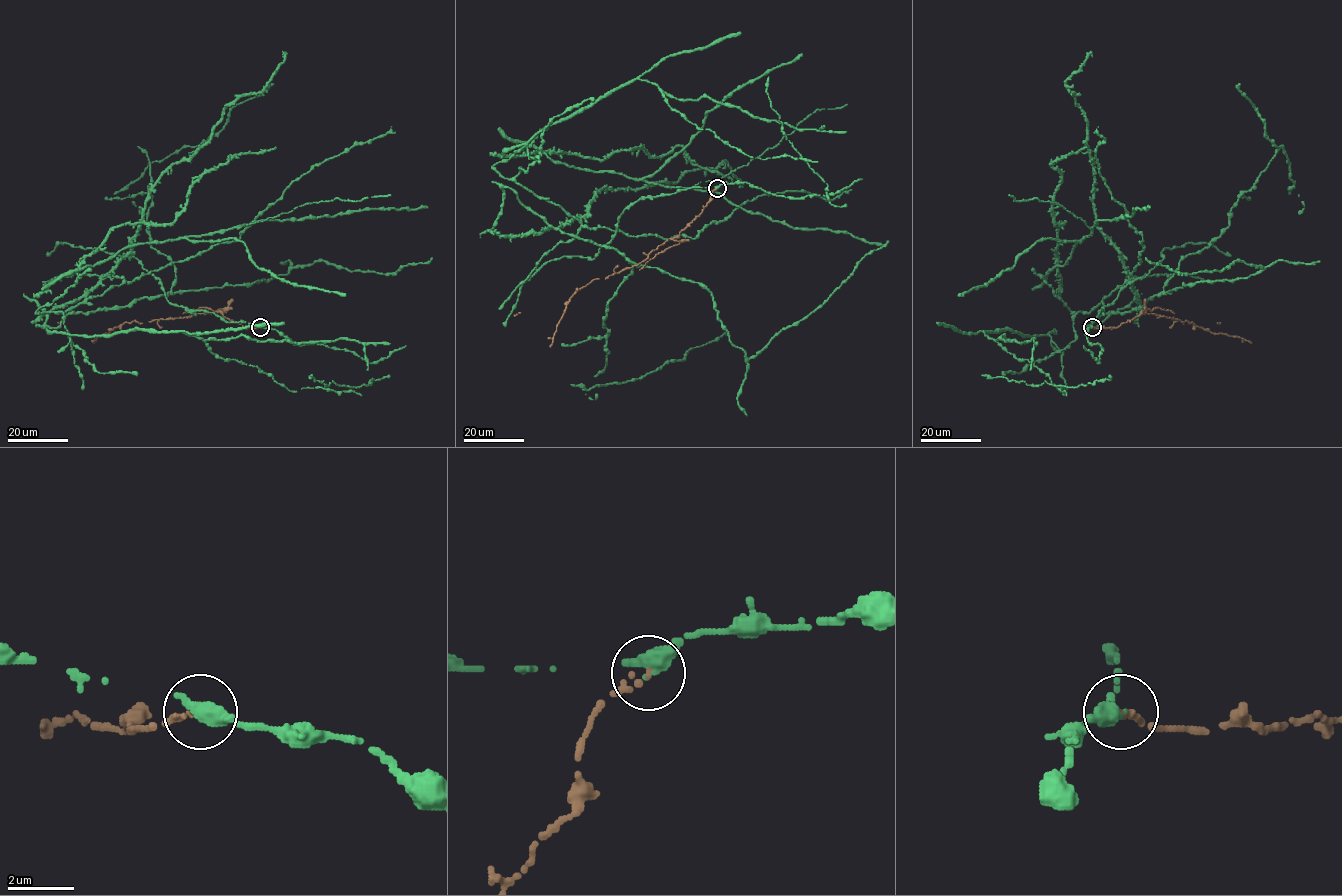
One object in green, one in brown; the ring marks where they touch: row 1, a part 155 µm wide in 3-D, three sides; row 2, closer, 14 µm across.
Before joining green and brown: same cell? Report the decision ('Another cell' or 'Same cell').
Another cell

